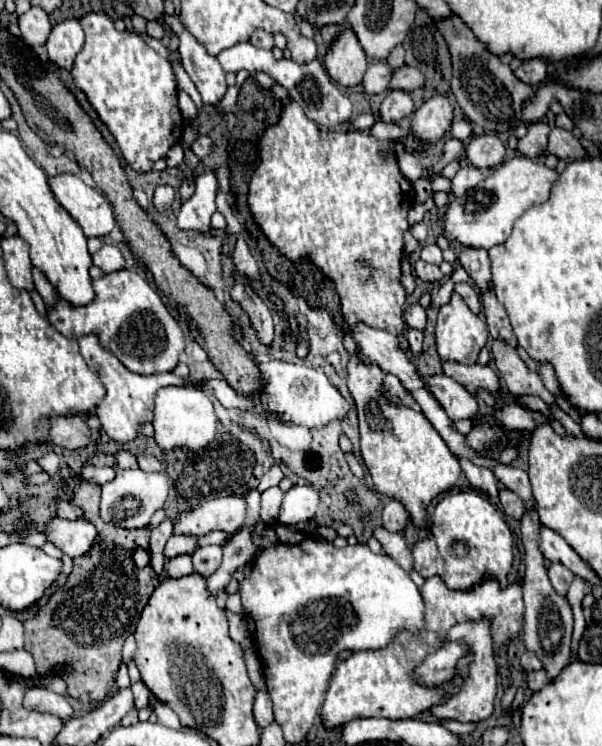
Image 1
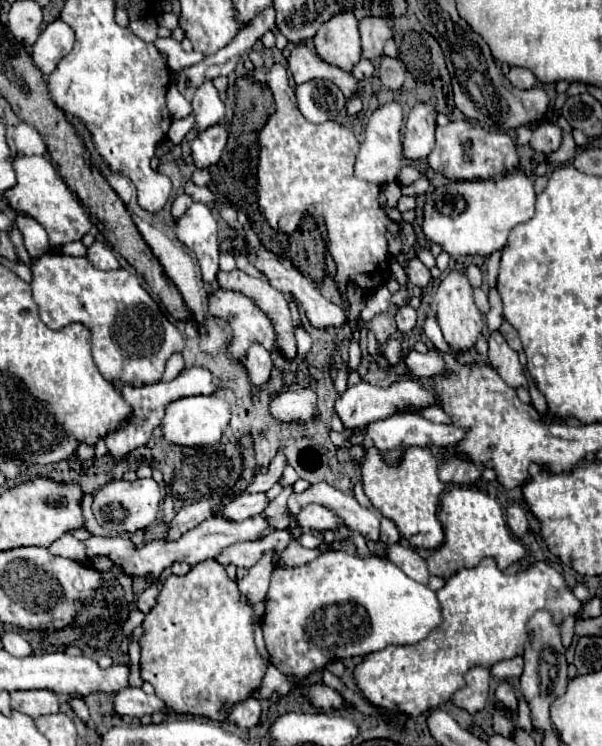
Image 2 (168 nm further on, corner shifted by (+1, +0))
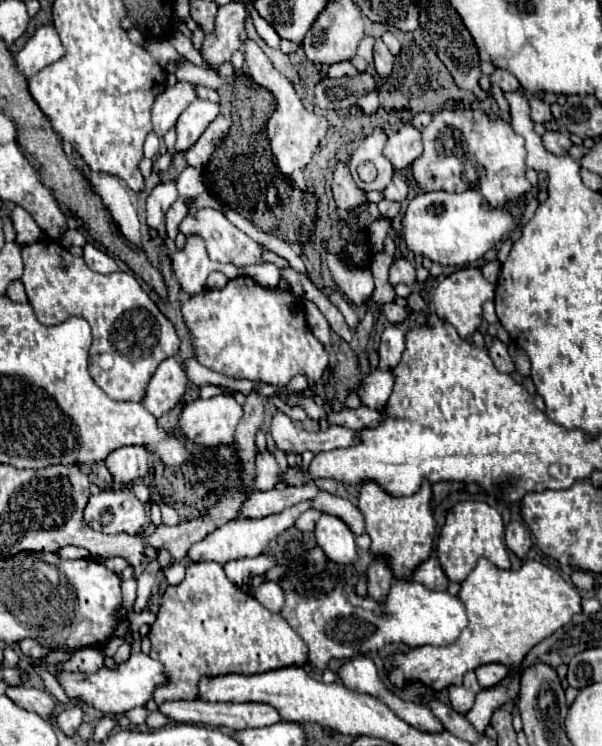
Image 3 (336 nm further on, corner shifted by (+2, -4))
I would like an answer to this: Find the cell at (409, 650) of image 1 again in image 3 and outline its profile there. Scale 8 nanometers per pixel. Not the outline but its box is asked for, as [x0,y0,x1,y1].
[386,558,582,690]

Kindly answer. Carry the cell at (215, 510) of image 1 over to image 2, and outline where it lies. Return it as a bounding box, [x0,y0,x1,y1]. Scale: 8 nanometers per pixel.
[219,494,267,522]

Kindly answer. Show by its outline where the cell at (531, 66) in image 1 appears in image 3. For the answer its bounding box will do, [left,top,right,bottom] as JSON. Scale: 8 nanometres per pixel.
[490,68,520,92]

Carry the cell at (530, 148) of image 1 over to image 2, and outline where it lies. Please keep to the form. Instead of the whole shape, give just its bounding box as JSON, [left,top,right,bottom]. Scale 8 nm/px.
[529,122,561,154]

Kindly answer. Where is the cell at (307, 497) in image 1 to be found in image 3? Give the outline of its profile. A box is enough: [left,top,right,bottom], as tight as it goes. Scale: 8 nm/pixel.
[316,514,356,566]

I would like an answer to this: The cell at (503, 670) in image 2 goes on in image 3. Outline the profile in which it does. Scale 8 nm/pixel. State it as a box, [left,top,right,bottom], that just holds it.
[476,664,508,688]

